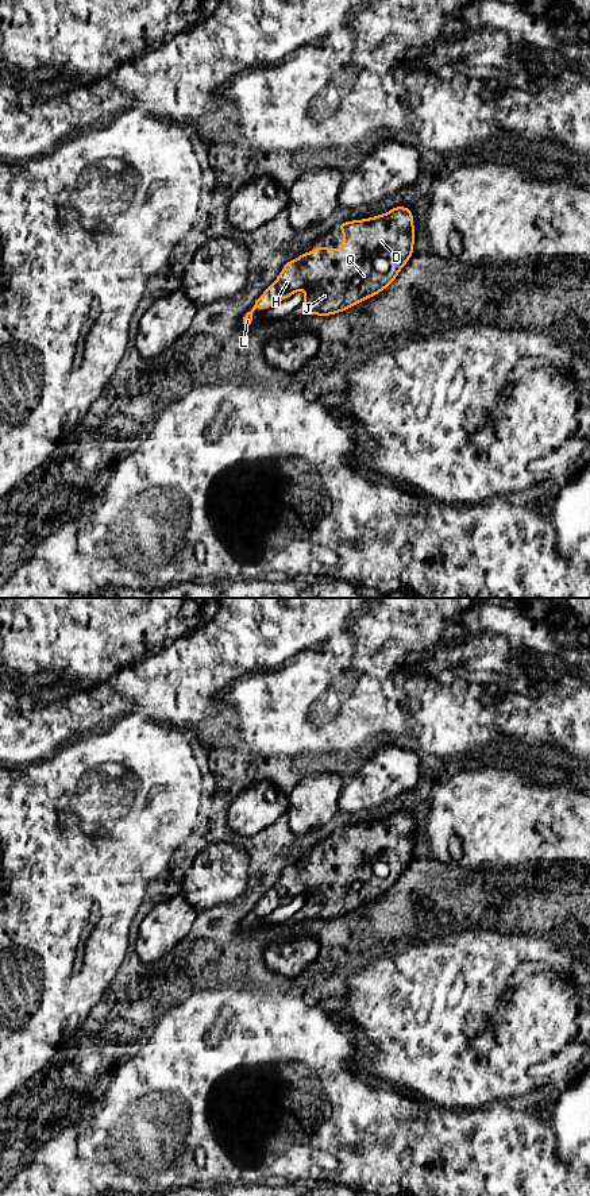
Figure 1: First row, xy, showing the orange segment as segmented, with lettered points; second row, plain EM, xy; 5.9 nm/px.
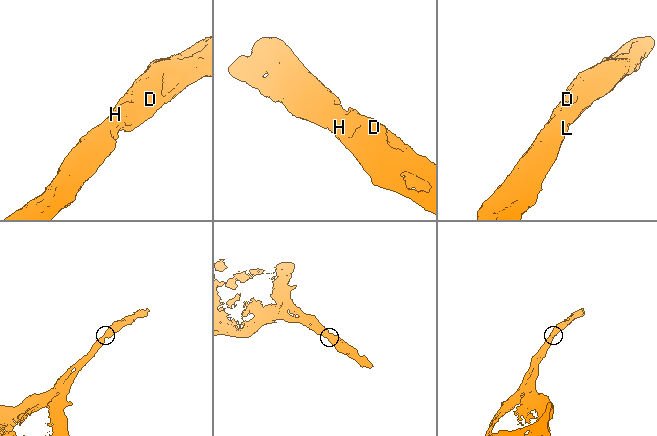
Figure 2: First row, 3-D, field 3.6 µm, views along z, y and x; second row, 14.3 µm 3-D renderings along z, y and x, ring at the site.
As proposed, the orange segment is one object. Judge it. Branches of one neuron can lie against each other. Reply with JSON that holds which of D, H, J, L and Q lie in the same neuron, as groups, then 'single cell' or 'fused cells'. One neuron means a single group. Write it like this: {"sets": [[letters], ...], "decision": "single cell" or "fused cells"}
{"sets": [["D", "H", "J", "L", "Q"]], "decision": "single cell"}

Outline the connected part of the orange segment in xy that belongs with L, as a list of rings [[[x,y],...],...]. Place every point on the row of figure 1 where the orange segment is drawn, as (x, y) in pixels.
[[[406,207],[336,227],[343,231],[343,247],[321,244],[286,262],[274,283],[242,317],[242,327],[254,324],[257,308],[271,308],[302,289],[305,315],[340,313],[387,289],[413,255],[413,212]]]

